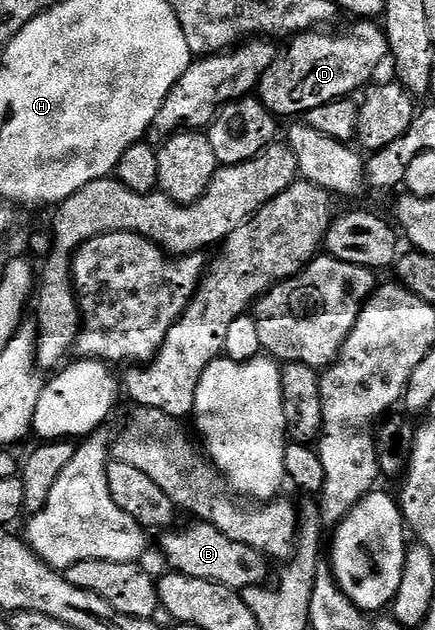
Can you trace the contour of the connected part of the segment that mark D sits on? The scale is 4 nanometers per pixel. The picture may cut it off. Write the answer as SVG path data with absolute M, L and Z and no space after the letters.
M357 19L352 22L354 25L350 27L349 33L325 33L329 31L310 31L307 33L298 33L296 37L292 38L288 42L289 45L286 49L282 48L278 52L276 59L271 63L271 67L267 67L267 71L261 76L261 81L257 84L255 90L255 96L258 101L263 103L263 107L267 107L267 111L271 111L273 116L278 119L284 119L284 117L293 117L289 119L300 118L307 111L311 111L311 107L323 107L323 103L331 103L332 101L340 101L342 99L348 98L353 95L353 92L358 89L358 91L364 90L366 86L374 80L373 77L377 73L377 68L381 64L386 64L387 58L389 57L389 40L385 34L384 28L376 20L373 19Z

